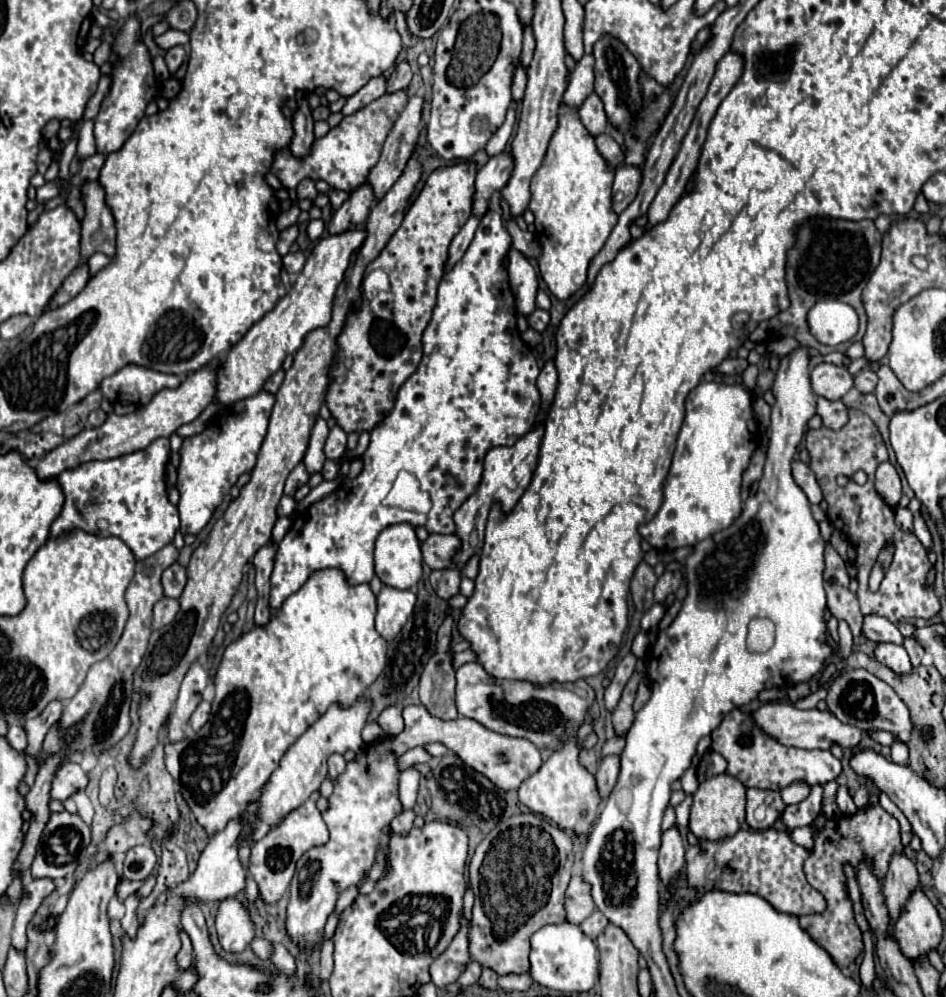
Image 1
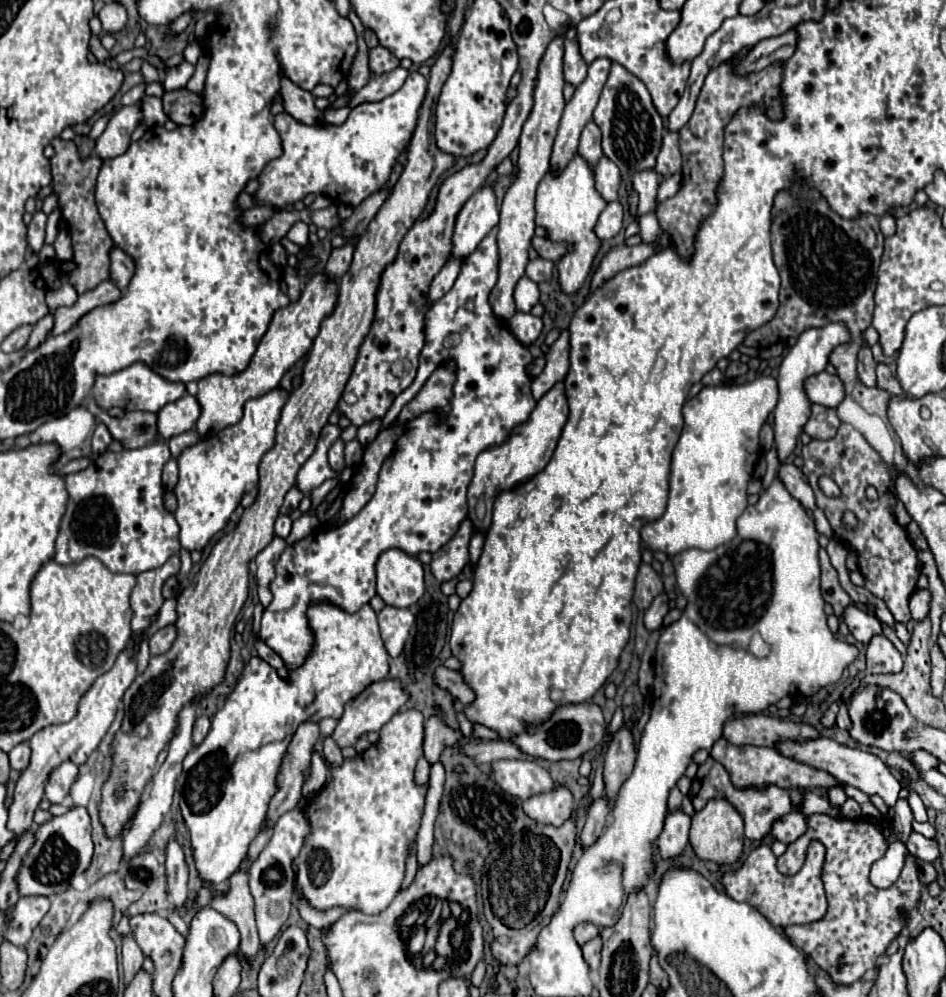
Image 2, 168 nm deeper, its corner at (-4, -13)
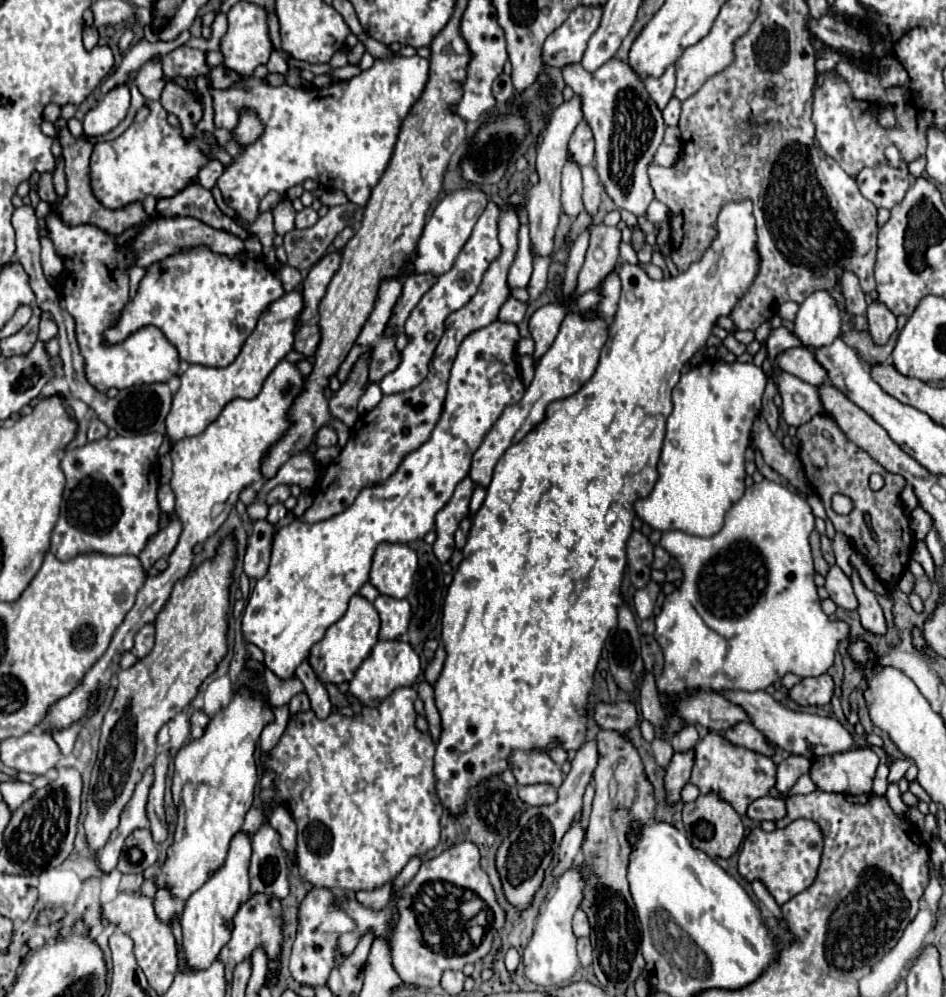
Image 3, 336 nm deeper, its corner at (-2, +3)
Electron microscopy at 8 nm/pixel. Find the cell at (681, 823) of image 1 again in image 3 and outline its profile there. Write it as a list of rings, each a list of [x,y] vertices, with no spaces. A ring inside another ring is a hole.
[[[708,732],[708,736],[704,736],[694,746],[694,752],[696,758],[690,784],[698,786],[702,794],[708,794],[710,790],[718,792],[720,798],[728,800],[740,816],[746,816],[748,804],[752,804],[752,800],[764,798],[776,786],[776,764],[772,758],[734,746],[724,740],[718,732]]]

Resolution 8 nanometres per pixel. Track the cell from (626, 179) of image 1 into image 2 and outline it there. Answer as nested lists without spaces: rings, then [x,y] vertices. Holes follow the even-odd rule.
[[[612,202],[604,208],[604,212],[600,214],[596,226],[594,226],[594,232],[600,240],[610,240],[612,236],[616,236],[622,228],[622,204],[620,202]]]

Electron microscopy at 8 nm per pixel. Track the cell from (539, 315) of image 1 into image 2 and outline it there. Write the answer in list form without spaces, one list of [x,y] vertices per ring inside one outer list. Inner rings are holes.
[[[516,312],[508,320],[508,328],[514,334],[514,338],[518,338],[522,344],[530,344],[530,342],[534,342],[540,336],[540,332],[542,332],[542,320],[532,316],[532,314]]]

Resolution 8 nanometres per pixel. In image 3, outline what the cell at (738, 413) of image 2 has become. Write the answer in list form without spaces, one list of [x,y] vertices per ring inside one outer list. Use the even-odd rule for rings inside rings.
[[[740,362],[702,364],[682,374],[672,392],[674,410],[666,422],[666,438],[658,464],[660,478],[654,490],[634,504],[642,522],[660,532],[680,530],[694,536],[714,536],[720,532],[726,510],[744,494],[744,452],[750,446],[750,430],[762,406],[766,380],[766,372],[760,366]]]

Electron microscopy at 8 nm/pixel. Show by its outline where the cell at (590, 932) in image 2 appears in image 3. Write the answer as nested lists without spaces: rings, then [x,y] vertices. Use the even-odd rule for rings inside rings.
[[[578,910],[574,914],[574,934],[576,936],[588,936],[590,934],[590,924],[588,924],[588,918],[586,918],[584,910]]]

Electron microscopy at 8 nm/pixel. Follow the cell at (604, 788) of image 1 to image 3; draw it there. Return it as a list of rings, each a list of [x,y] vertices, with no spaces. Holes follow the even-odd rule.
[[[576,818],[574,822],[572,822],[572,826],[570,826],[570,830],[564,834],[564,838],[562,838],[562,844],[560,844],[560,848],[558,848],[558,866],[554,868],[554,874],[556,876],[560,876],[564,870],[568,870],[570,866],[572,866],[572,862],[574,862],[574,856],[578,854],[578,850],[582,848],[582,844],[584,844],[584,832],[586,832],[586,824],[580,820],[580,818]]]

